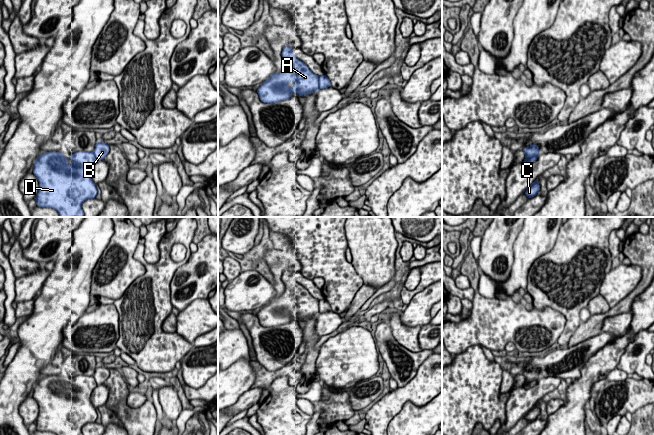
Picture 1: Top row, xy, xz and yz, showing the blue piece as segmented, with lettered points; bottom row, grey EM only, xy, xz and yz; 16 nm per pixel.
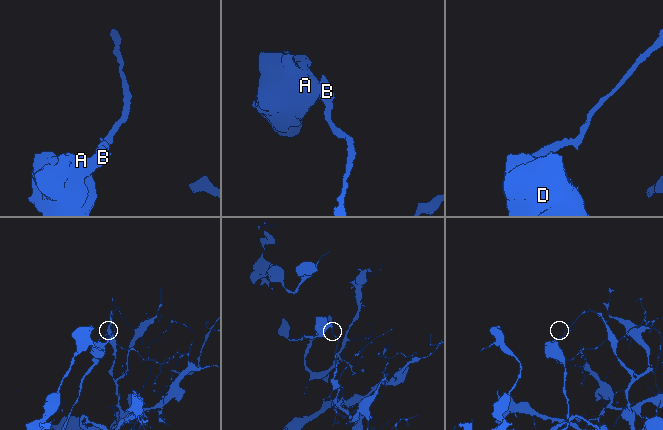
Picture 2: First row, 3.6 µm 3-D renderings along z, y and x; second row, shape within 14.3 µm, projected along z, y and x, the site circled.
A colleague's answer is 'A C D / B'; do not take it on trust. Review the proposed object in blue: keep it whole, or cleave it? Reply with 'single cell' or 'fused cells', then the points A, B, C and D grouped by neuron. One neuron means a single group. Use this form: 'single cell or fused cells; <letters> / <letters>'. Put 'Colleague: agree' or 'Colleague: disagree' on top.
Colleague: agree
fused cells; A C D / B

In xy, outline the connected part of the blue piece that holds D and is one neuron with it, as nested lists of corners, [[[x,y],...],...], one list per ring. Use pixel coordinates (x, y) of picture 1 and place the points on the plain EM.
[[[56,375],[45,376],[35,384],[33,398],[39,406],[35,422],[38,431],[53,432],[56,435],[83,435],[83,426],[96,422],[97,409],[90,401],[91,394],[97,386],[94,377],[79,375],[70,379],[70,384],[71,389],[67,387],[63,377]]]

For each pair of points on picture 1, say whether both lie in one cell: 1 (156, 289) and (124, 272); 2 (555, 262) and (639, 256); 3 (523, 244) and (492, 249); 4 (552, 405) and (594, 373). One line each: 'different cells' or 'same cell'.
1: different cells
2: different cells
3: different cells
4: different cells

